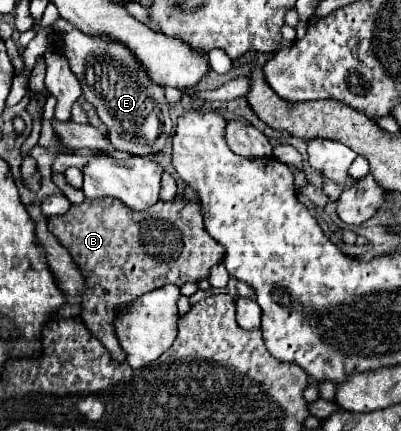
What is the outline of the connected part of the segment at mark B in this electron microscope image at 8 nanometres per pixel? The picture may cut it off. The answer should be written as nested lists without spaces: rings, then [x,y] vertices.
[[[175,196],[169,202],[159,200],[145,212],[133,212],[115,198],[85,198],[65,214],[47,218],[47,228],[69,250],[85,278],[81,320],[119,362],[125,362],[125,352],[117,346],[113,318],[121,306],[165,284],[201,282],[209,276],[211,266],[225,258],[225,248],[205,232],[201,202],[185,200],[183,196]]]

